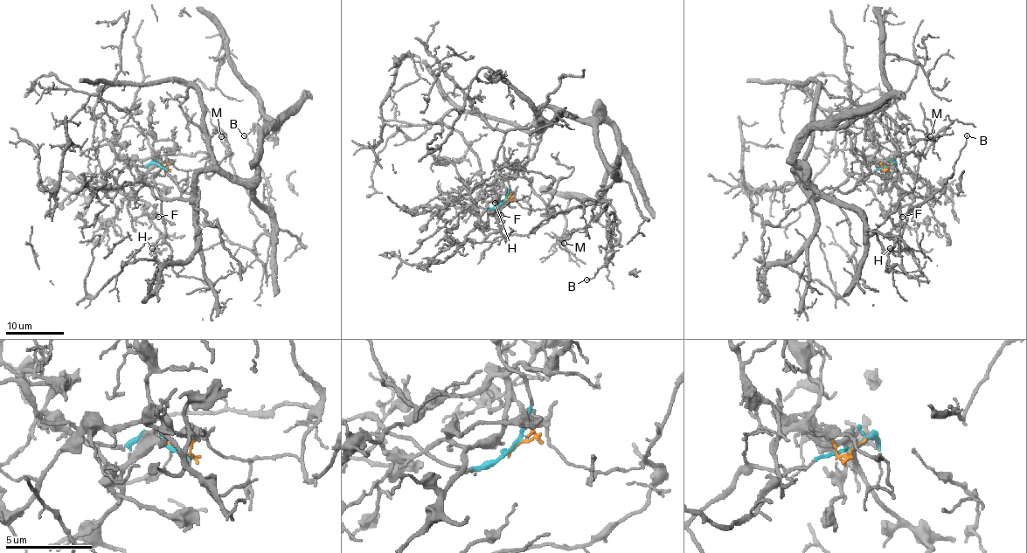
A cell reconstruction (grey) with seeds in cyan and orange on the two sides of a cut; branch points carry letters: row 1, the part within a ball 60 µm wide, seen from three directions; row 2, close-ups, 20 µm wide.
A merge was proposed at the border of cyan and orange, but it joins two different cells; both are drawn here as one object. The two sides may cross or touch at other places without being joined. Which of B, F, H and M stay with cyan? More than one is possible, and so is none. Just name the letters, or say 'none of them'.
B, M

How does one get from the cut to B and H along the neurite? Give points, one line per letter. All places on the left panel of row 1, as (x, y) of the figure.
B: (160, 166), (169, 197), (201, 173), (242, 182), (273, 218), (253, 245), (264, 265), (270, 184), (244, 134)
H: (160, 166), (168, 169), (157, 164), (136, 193), (160, 231), (151, 255), (153, 247)

